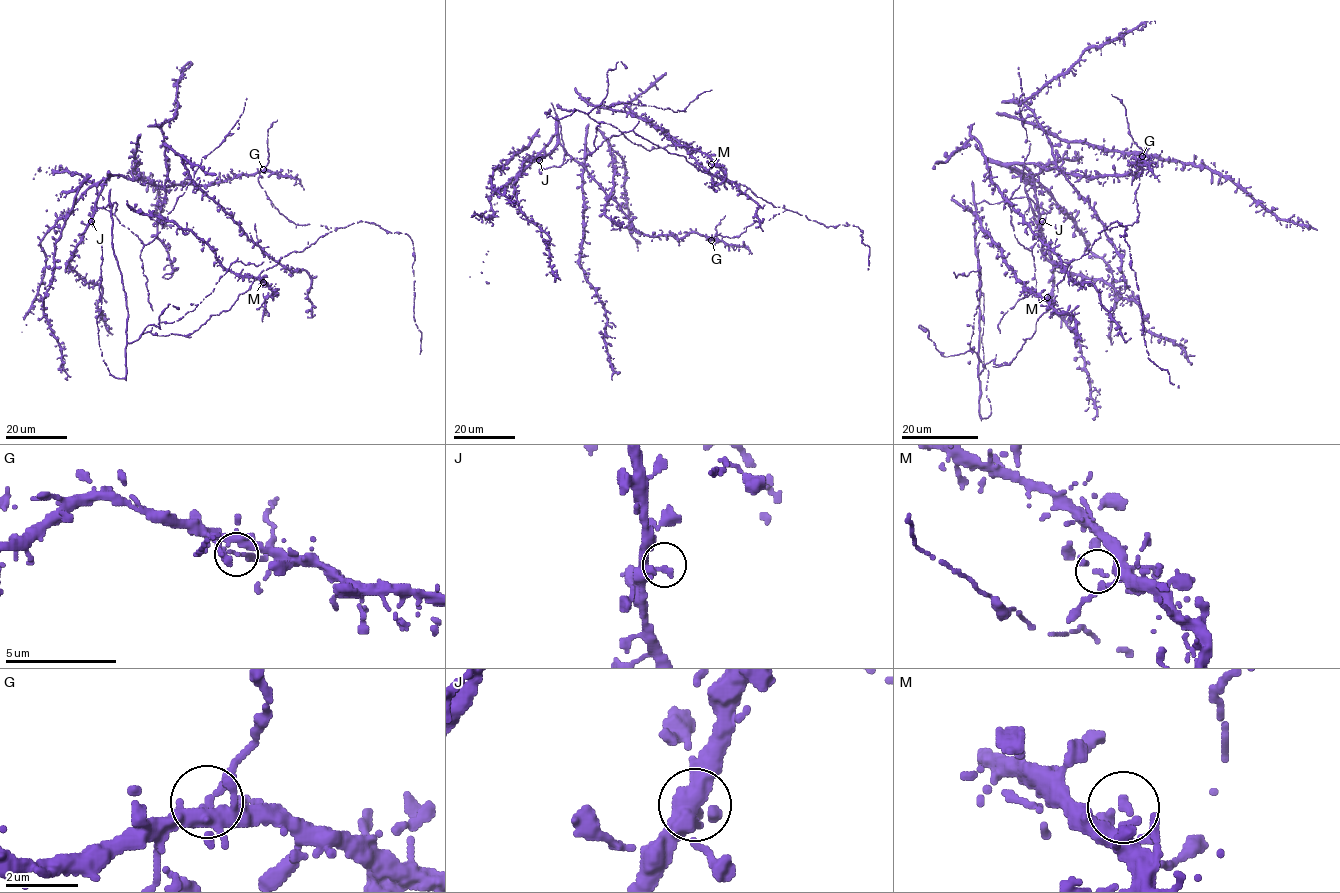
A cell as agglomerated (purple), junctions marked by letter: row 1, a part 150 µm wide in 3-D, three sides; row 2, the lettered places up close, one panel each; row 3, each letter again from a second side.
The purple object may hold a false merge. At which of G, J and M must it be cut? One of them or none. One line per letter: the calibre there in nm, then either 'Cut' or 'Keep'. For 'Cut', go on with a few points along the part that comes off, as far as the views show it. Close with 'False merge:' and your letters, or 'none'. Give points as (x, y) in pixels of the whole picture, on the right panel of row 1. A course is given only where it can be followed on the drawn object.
G: Thickness 190 nm. Keep
J: Thickness 190 nm. Keep
M: Thickness 190 nm. Keep
False merge: none

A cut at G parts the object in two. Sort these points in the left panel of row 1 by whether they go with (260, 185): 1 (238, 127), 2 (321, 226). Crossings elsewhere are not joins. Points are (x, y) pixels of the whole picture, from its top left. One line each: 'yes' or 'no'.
1: no
2: no

